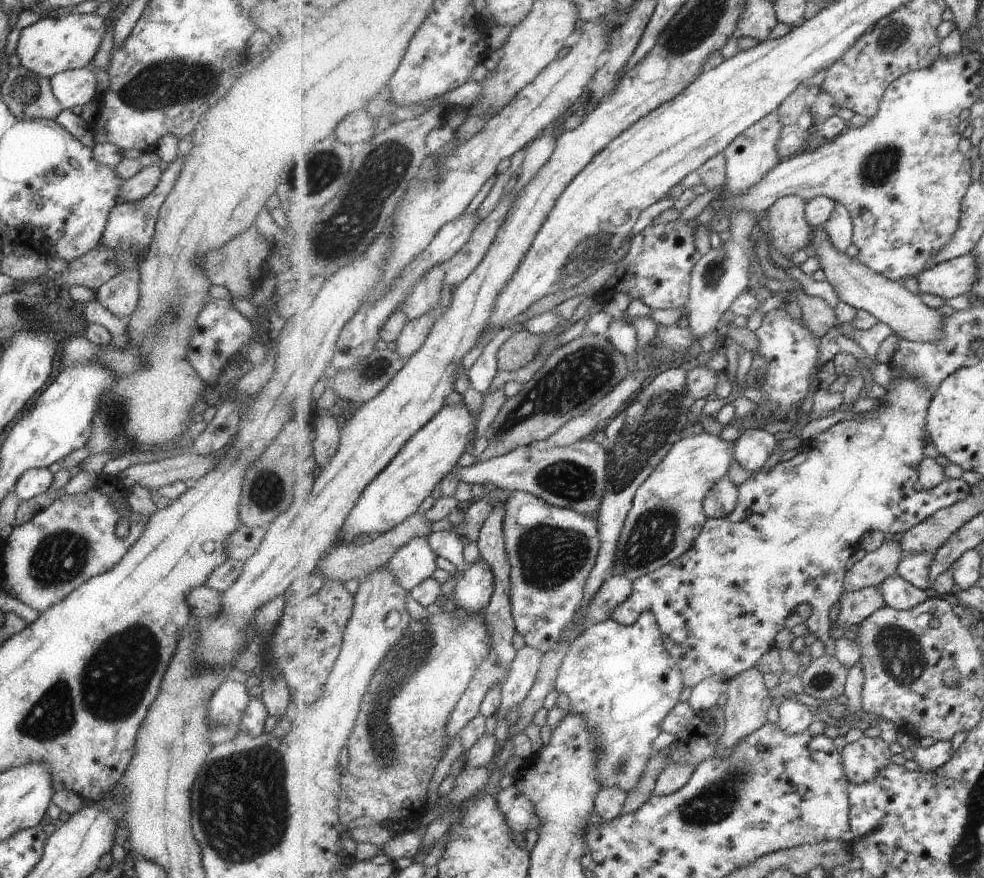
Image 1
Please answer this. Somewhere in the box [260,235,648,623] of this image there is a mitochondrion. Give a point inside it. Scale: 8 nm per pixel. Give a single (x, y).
(588, 371)

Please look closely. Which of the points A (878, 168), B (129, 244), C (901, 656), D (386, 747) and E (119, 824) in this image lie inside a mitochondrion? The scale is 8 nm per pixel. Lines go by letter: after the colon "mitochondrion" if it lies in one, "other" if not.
A: mitochondrion
B: mitochondrion
C: mitochondrion
D: mitochondrion
E: other

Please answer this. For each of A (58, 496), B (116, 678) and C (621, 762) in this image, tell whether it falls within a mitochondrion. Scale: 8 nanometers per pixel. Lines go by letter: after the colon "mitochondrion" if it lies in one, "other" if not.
A: other
B: mitochondrion
C: mitochondrion

